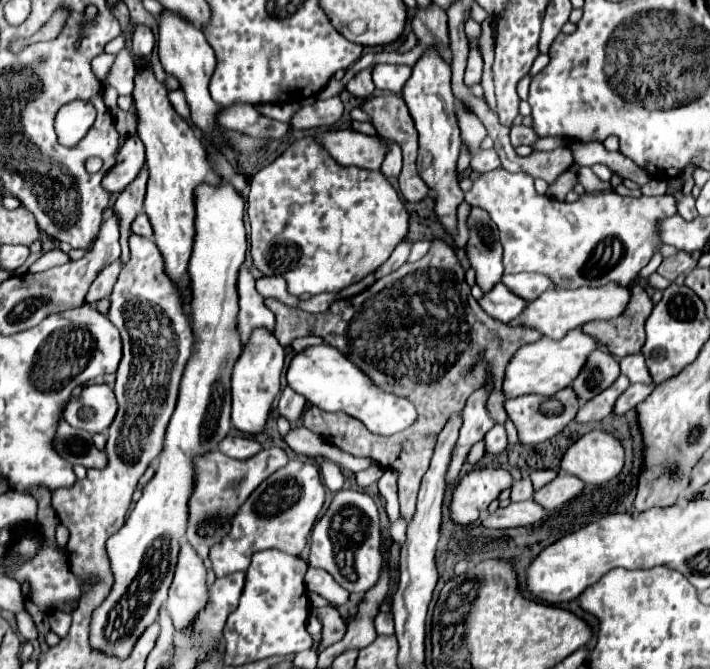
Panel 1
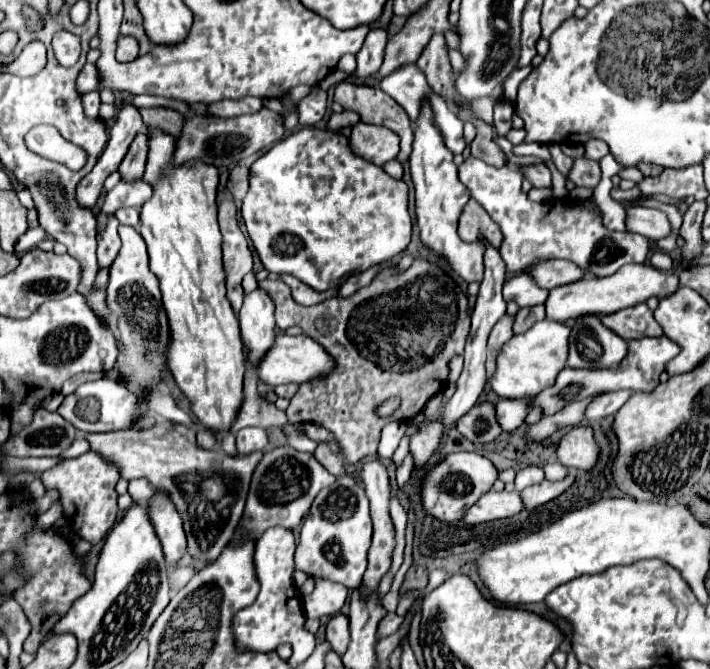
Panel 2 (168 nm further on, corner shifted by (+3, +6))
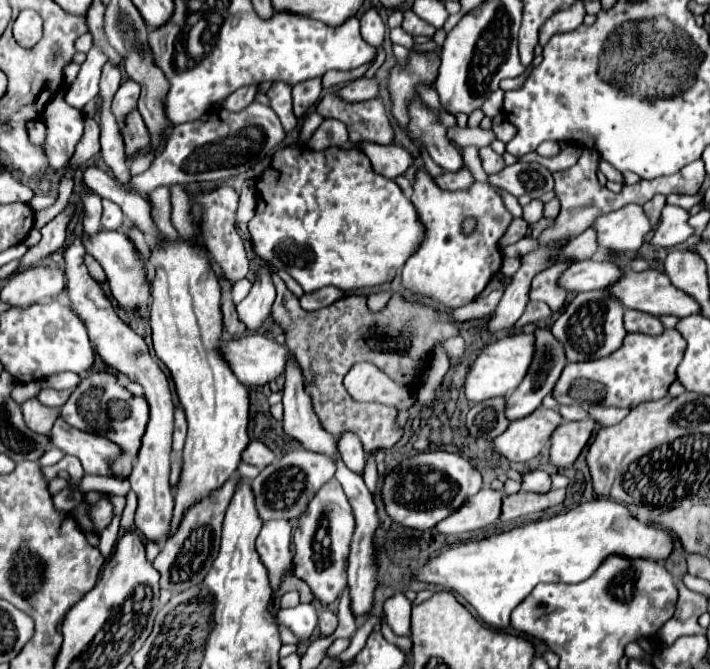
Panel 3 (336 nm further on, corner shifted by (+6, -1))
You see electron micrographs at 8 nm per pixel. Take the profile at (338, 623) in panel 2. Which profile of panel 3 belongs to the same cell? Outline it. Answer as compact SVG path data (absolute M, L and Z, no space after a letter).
M313 598L309 604L317 610L317 624L319 624L321 634L323 634L323 636L329 636L329 634L337 628L337 616L329 610L327 604L319 602L317 598Z

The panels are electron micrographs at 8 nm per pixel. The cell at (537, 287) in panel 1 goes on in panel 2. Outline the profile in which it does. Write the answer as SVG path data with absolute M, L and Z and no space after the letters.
M548 259L540 261L526 269L526 275L532 277L532 281L542 289L552 289L564 283L578 281L584 273L580 267L576 267L572 261L560 261L560 259Z

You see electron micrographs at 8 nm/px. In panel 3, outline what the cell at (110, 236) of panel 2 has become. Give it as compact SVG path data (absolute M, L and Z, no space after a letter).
M81 192L83 204L83 226L85 230L101 230L101 196L93 192Z

